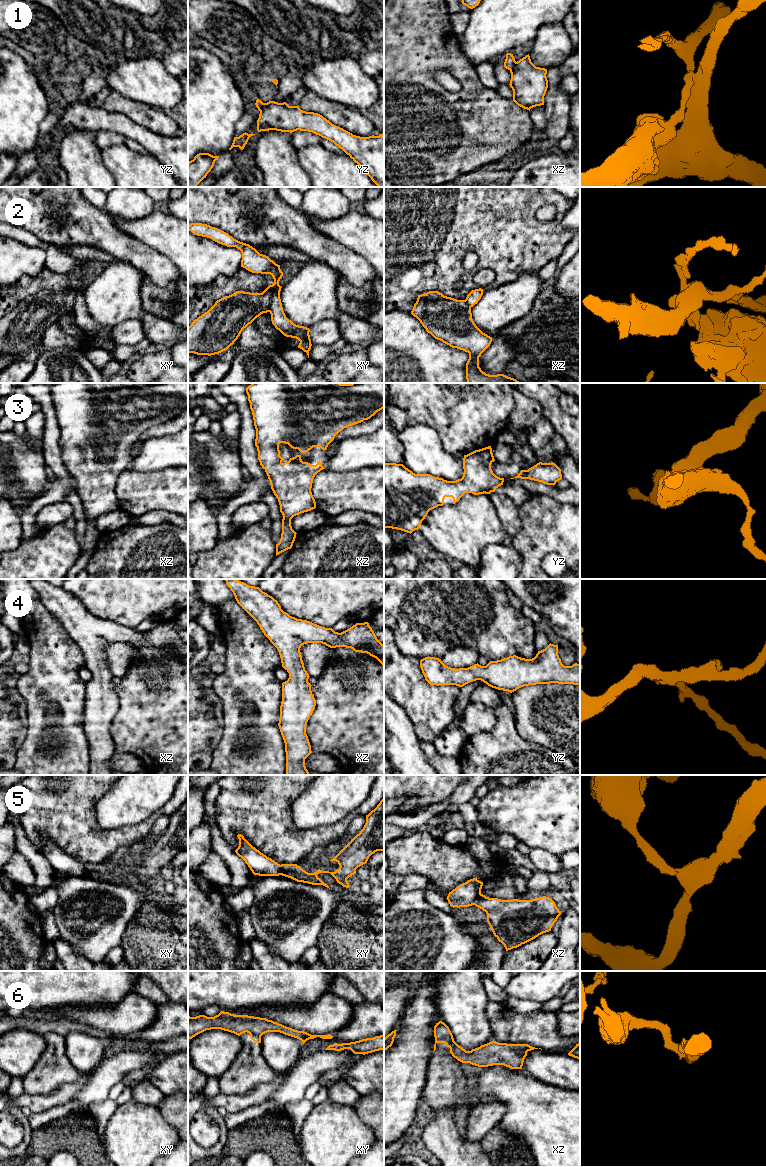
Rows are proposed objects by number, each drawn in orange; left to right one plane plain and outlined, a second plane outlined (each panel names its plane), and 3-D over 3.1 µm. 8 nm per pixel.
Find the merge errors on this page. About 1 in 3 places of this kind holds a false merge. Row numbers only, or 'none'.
1, 2, 5

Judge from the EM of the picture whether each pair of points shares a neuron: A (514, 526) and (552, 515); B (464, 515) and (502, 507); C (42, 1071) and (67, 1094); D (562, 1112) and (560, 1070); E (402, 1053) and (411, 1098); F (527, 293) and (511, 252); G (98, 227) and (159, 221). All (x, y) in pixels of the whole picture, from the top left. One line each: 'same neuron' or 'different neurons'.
A: different neurons
B: different neurons
C: different neurons
D: different neurons
E: same neuron
F: different neurons
G: different neurons

